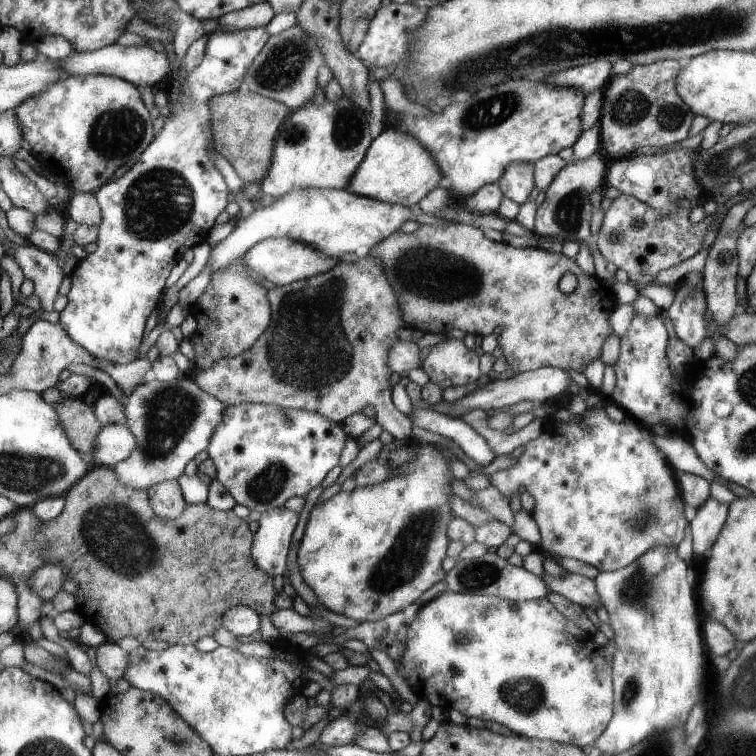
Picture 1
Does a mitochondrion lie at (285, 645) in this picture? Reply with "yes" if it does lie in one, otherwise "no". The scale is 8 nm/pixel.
no

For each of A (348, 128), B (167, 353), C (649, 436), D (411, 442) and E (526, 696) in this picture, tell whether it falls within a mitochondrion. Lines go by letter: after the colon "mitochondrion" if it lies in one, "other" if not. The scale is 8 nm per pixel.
A: mitochondrion
B: other
C: other
D: other
E: mitochondrion

